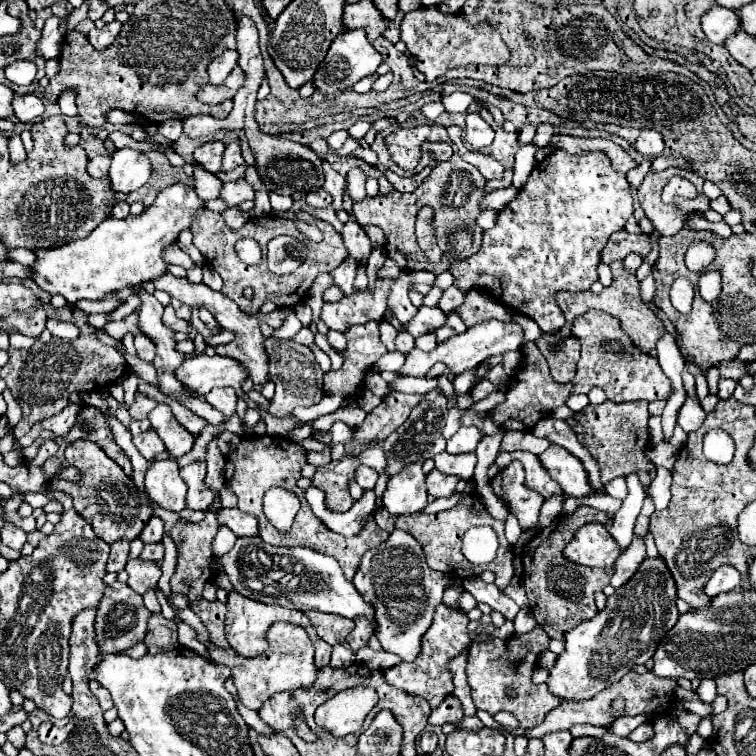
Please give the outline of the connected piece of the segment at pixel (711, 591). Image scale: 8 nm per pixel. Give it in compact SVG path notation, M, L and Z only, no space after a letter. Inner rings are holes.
M722 565L714 571L714 575L706 583L704 591L706 591L706 595L716 597L718 593L724 593L724 591L730 591L732 587L738 587L740 581L742 581L742 575L734 565Z

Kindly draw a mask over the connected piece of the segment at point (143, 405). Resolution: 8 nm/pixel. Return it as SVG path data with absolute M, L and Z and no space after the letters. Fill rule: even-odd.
M136 395L136 399L134 399L134 403L128 407L128 411L130 411L130 415L132 415L132 419L146 419L148 417L148 413L152 411L156 407L156 401L152 401L152 399L148 399L146 395Z

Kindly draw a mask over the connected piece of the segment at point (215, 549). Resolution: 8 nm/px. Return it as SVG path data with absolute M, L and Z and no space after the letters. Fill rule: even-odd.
M222 525L218 529L214 541L212 541L212 553L218 555L218 557L222 557L224 553L228 553L234 547L234 541L236 541L236 535L226 525Z

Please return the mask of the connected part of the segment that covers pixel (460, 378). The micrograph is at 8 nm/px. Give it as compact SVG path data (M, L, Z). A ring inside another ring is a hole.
M474 367L474 369L468 369L468 371L460 373L460 375L456 375L452 385L458 395L466 395L466 393L470 393L474 389L474 385L478 385L476 379L478 377L476 377L476 367Z

